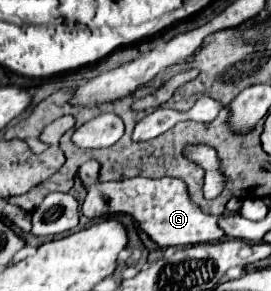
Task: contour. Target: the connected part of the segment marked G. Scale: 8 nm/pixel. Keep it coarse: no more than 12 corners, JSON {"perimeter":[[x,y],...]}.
{"perimeter":[[78,176],[83,216],[129,214],[159,248],[223,238],[179,178]]}

